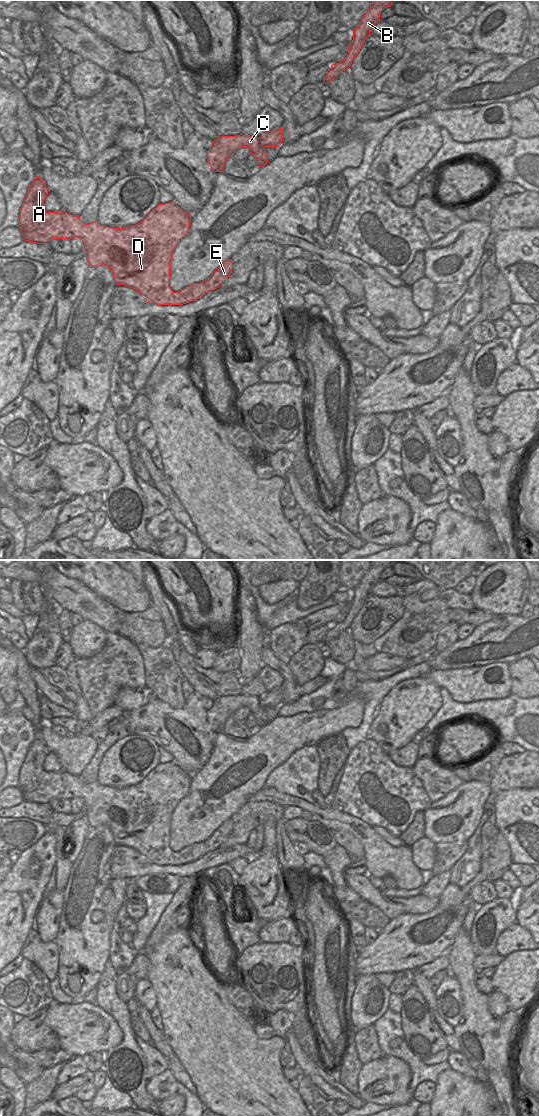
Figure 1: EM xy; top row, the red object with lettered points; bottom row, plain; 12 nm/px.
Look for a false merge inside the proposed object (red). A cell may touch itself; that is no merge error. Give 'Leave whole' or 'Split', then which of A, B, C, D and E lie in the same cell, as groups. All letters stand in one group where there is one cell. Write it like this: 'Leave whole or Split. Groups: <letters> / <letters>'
Split. Groups: A C D E / B.

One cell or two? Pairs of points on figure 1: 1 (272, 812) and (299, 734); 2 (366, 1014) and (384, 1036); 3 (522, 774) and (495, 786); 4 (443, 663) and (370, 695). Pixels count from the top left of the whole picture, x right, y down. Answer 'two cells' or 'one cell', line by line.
1: two cells
2: two cells
3: one cell
4: two cells

